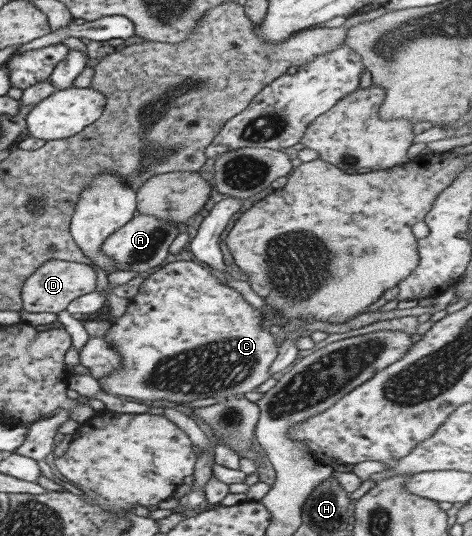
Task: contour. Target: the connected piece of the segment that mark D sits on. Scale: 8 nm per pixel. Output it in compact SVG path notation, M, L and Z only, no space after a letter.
M52 259L41 264L21 285L21 312L58 314L67 308L73 299L93 292L97 283L97 275L93 269L75 261Z

